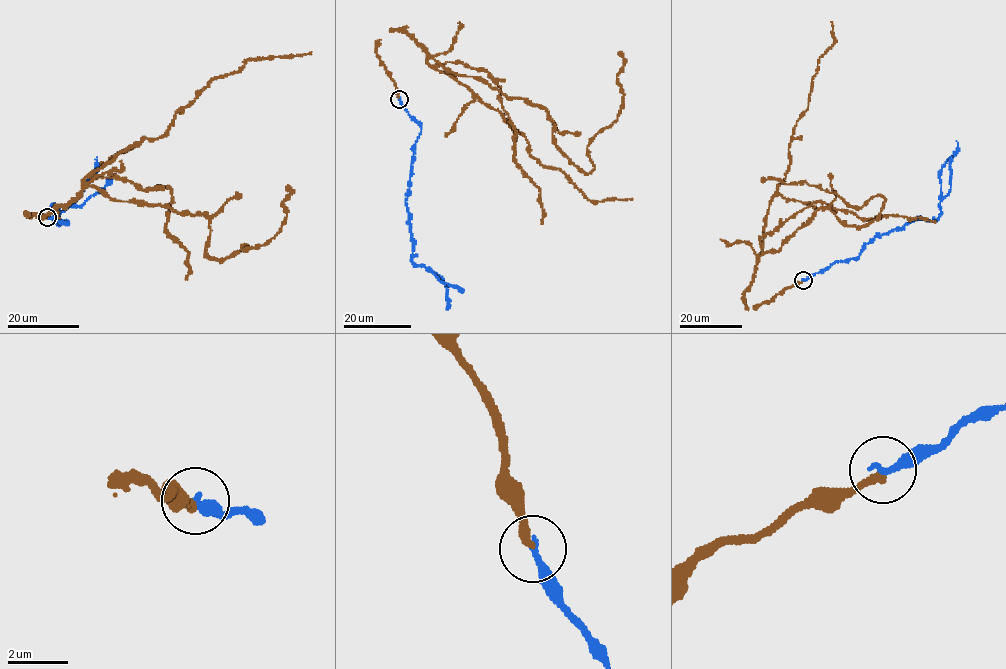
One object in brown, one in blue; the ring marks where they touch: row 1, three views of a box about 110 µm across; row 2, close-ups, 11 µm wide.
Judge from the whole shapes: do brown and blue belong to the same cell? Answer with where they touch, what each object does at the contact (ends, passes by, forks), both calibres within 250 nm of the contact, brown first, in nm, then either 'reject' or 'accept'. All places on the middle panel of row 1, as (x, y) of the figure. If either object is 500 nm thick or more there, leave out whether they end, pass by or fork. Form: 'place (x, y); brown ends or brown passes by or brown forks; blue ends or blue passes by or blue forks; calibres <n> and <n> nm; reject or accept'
place (399, 99); brown ends; blue ends; calibres 240 and 280 nm; accept

